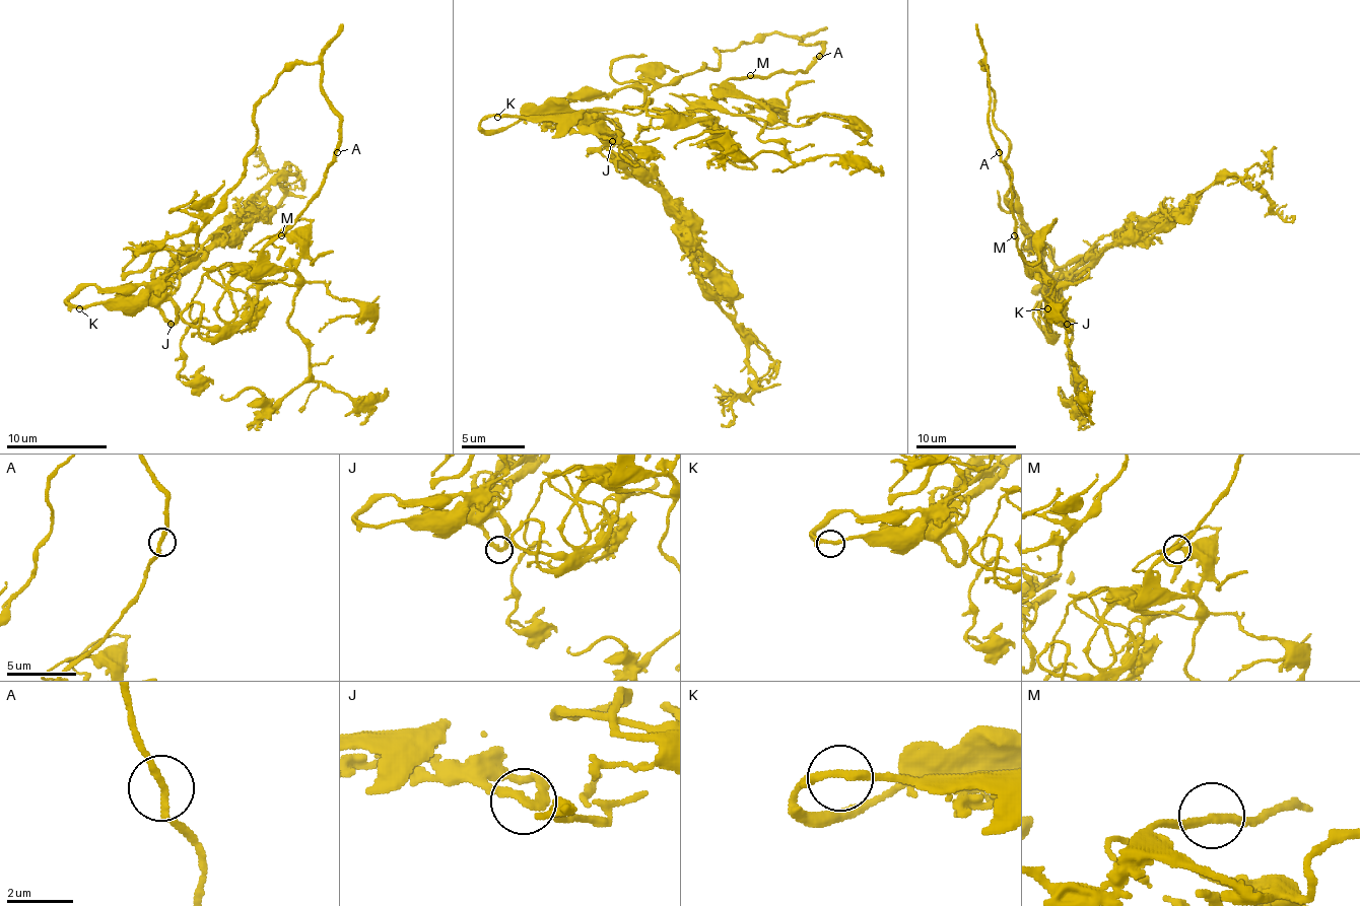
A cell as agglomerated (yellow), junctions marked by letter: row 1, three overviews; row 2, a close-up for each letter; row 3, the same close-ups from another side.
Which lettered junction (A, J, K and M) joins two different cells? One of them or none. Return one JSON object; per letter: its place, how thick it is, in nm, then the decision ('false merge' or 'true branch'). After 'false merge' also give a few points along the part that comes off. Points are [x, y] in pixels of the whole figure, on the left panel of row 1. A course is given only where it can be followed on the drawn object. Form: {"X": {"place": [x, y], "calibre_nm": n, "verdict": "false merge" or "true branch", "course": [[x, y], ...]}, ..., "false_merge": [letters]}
{"A": {"place": [337, 152], "calibre_nm": 240, "verdict": "true branch"}, "J": {"place": [171, 324], "calibre_nm": 240, "verdict": "true branch"}, "K": {"place": [79, 308], "calibre_nm": 240, "verdict": "true branch"}, "M": {"place": [281, 235], "calibre_nm": 240, "verdict": "true branch"}, "false_merge": []}

